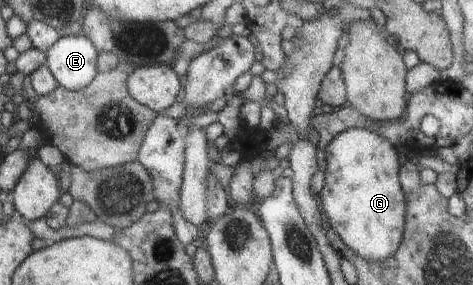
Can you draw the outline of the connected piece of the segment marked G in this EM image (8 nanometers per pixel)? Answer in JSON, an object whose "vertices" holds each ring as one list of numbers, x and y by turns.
{"vertices":[[350,129,336,136,325,149,326,169,324,188,319,193,322,208,326,212,326,227,334,230,345,246,352,248,366,262,383,263,392,258,394,250,404,238,406,208,405,192,401,184,402,152,380,133,369,129]]}

